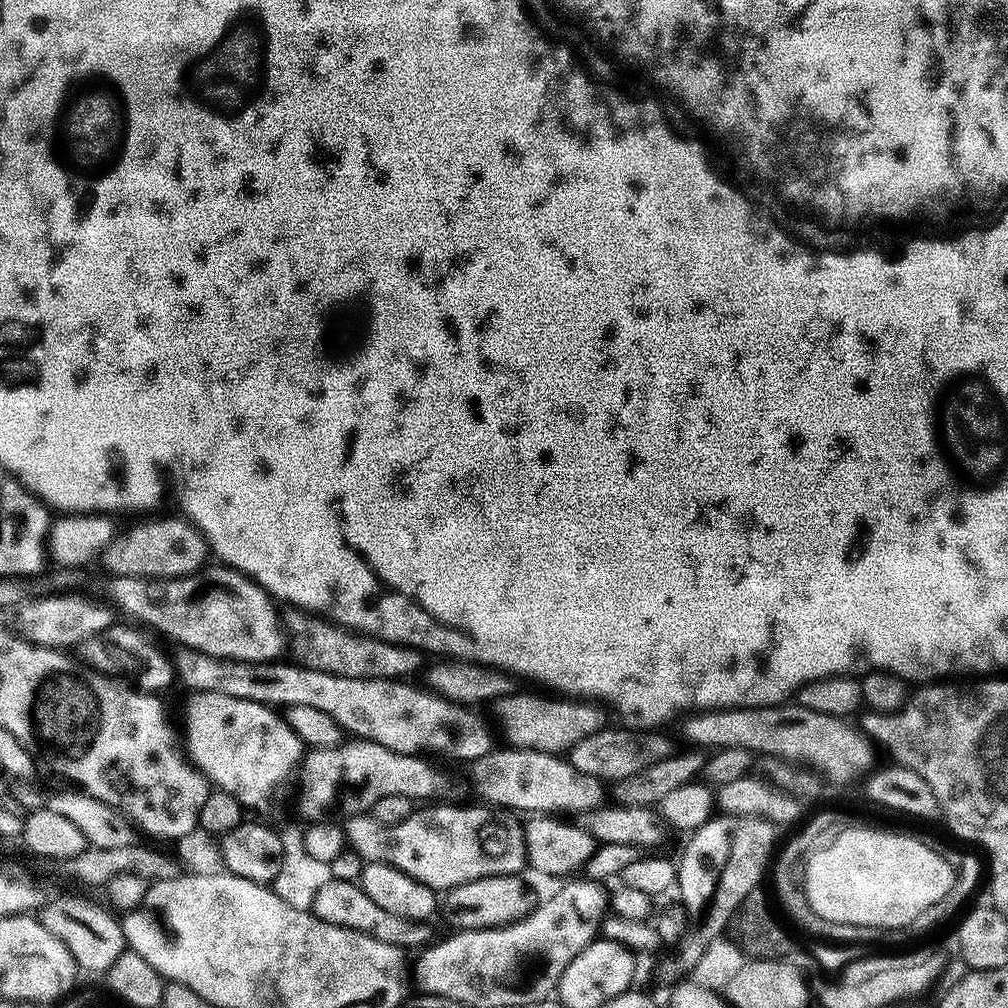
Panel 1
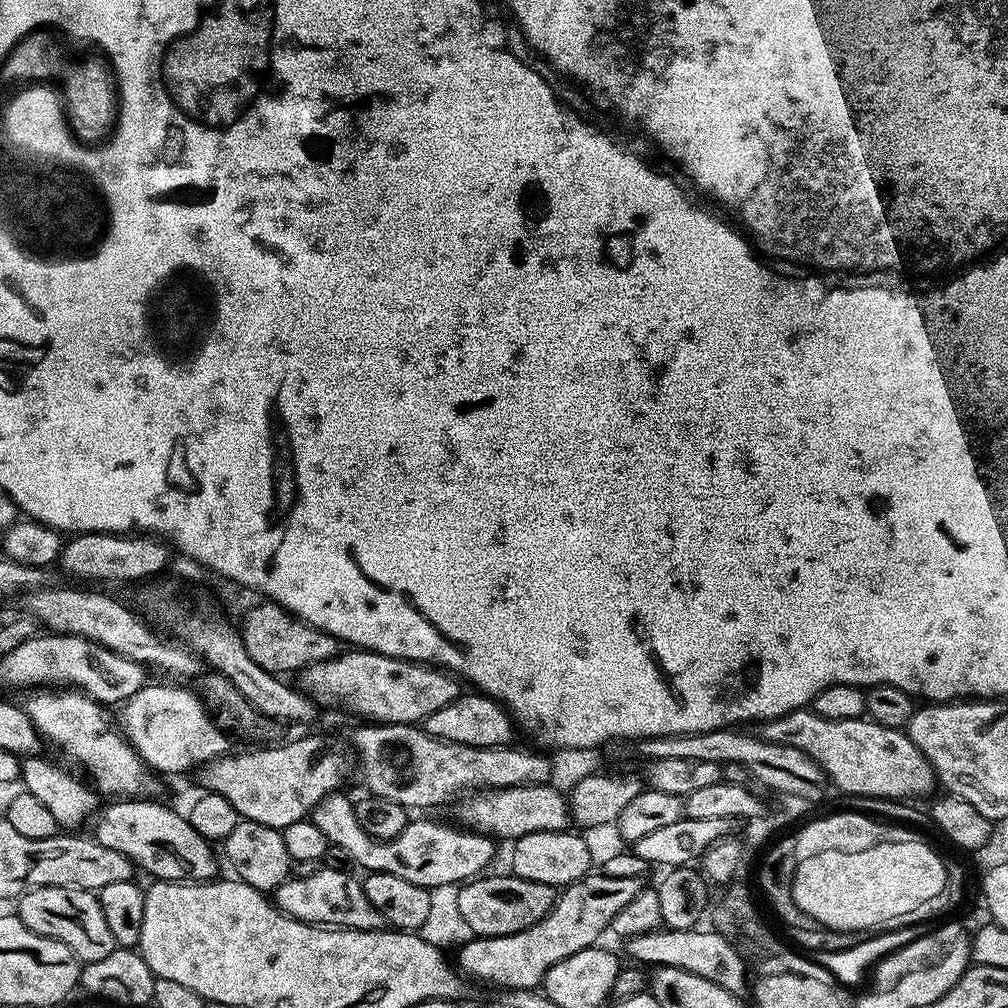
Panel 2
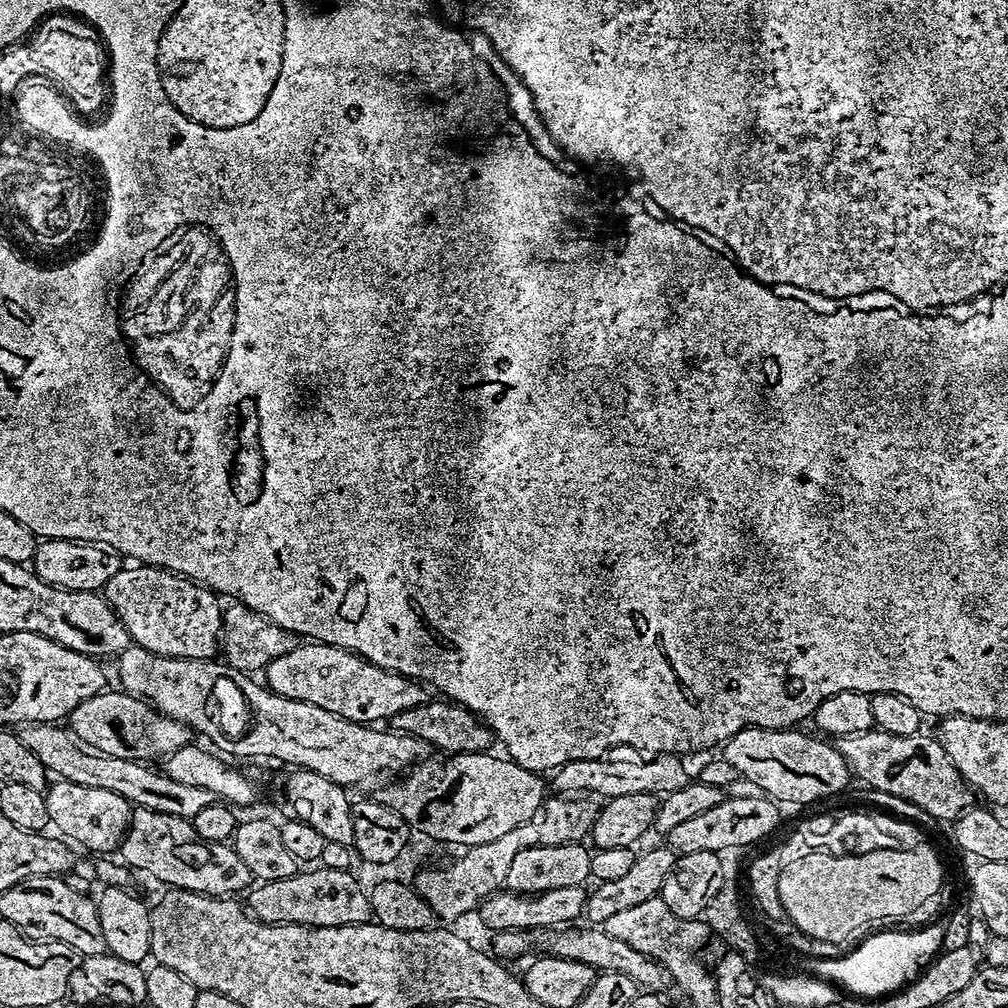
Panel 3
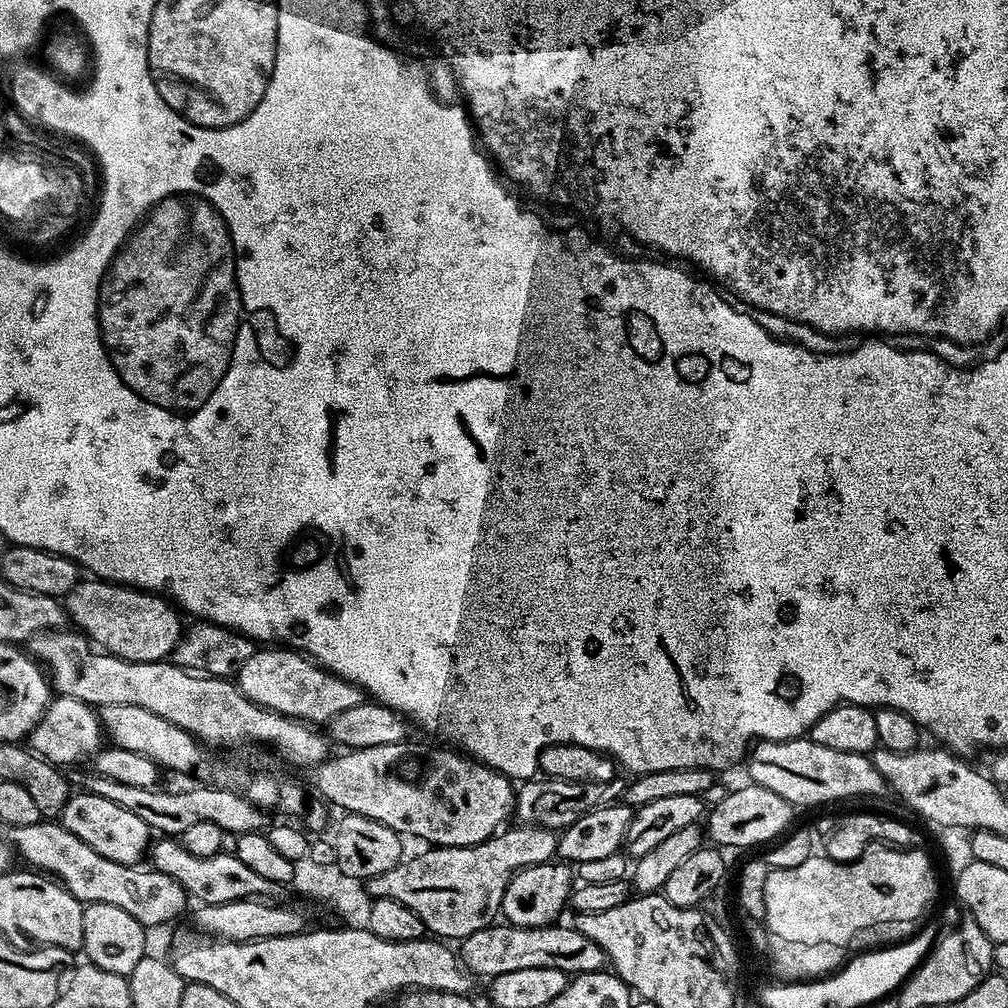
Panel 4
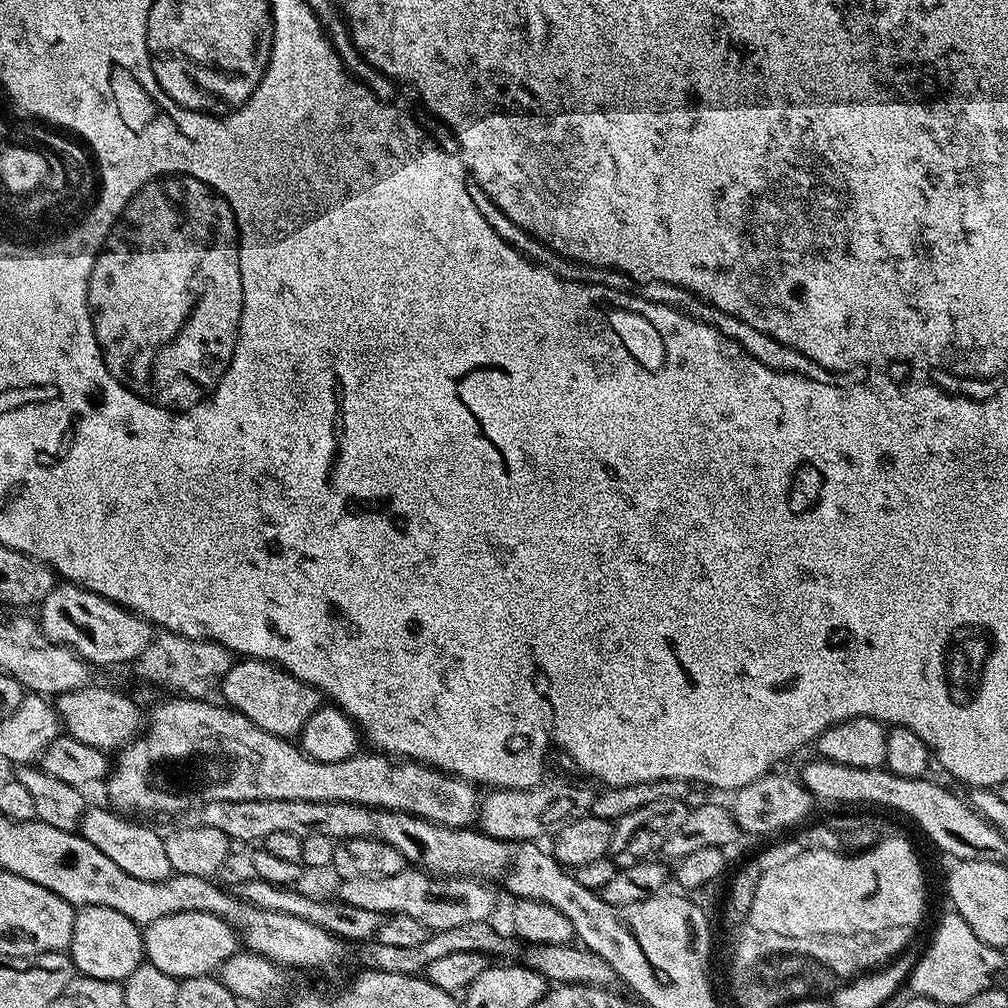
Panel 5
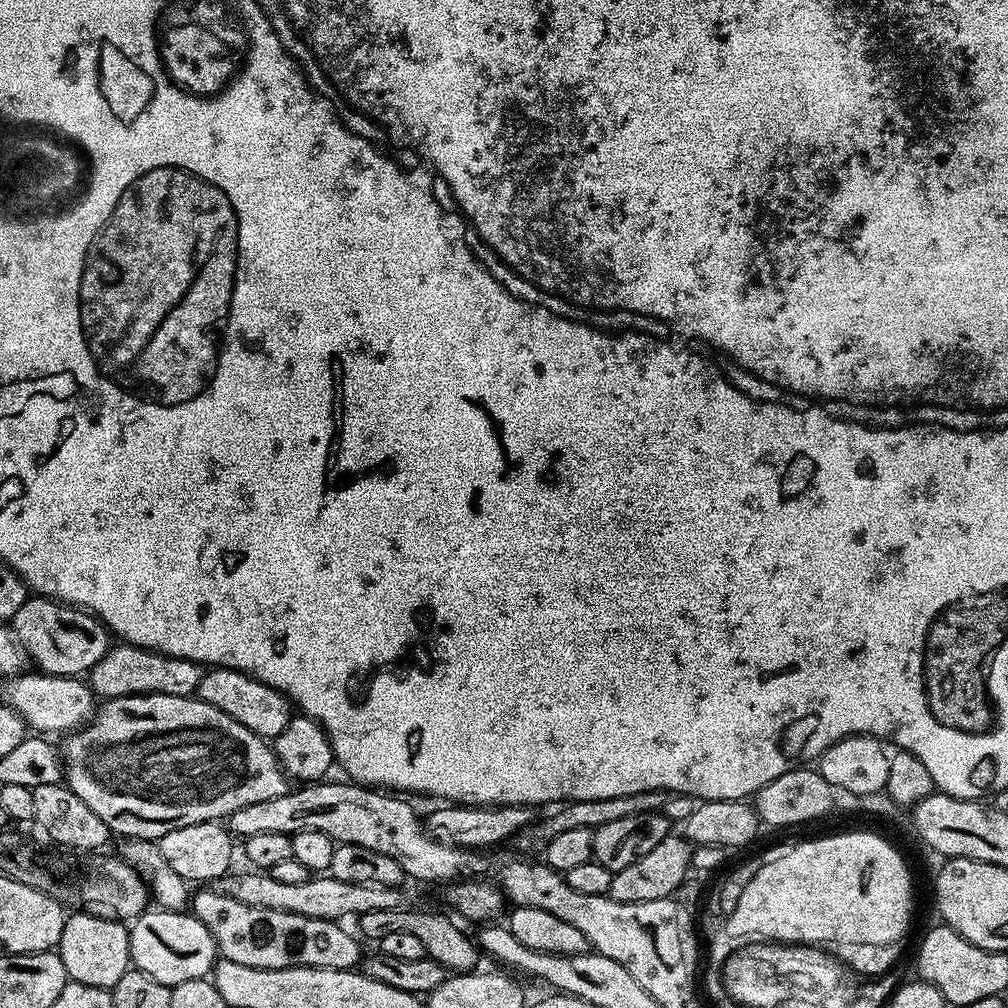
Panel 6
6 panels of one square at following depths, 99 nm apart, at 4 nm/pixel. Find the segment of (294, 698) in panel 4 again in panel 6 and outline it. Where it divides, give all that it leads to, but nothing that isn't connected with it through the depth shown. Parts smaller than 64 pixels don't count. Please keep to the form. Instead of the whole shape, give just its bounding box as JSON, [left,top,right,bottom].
[196,667,294,738]

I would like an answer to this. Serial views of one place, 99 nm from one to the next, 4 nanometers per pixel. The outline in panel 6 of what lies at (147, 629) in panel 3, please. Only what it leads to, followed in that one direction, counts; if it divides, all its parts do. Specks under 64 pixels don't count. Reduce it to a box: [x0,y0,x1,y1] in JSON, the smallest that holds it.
[10,594,110,677]

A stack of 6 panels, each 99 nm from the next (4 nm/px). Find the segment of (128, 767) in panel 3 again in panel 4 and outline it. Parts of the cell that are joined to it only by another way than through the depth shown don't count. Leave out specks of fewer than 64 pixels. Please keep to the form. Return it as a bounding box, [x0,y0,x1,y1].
[83,774,270,838]

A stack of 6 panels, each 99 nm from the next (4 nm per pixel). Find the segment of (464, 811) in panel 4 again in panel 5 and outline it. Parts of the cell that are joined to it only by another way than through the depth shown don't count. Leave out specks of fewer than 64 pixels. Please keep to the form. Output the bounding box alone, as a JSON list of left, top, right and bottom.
[107,698,460,821]

